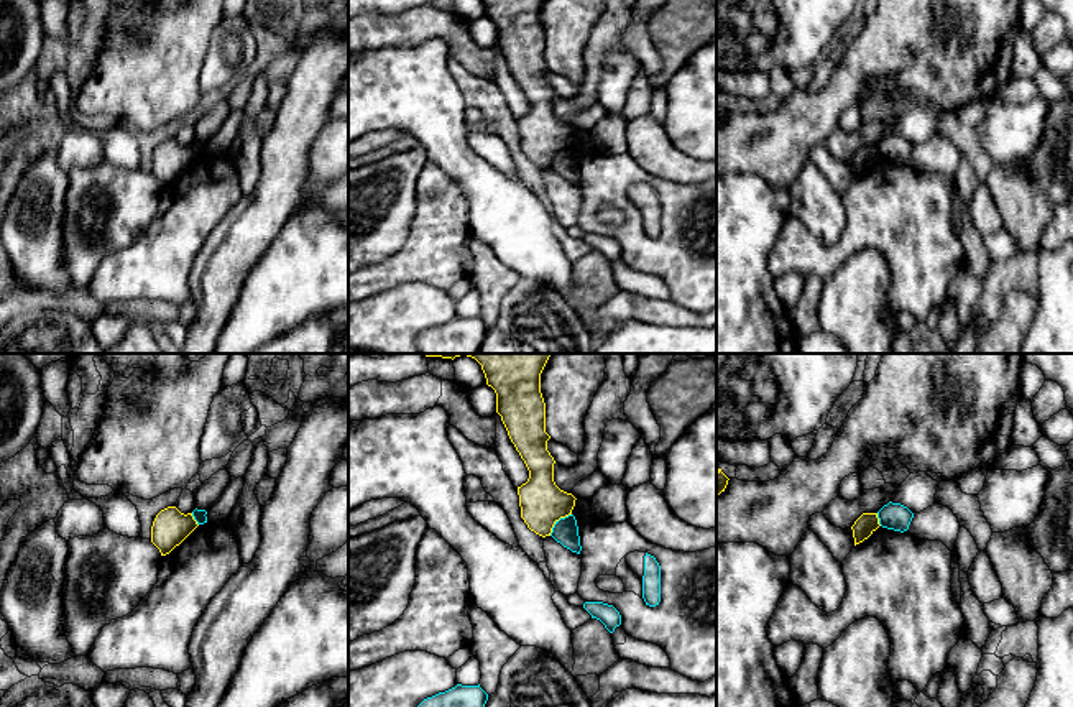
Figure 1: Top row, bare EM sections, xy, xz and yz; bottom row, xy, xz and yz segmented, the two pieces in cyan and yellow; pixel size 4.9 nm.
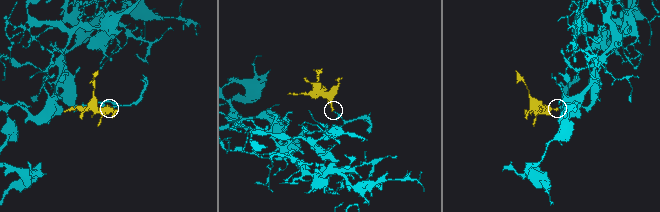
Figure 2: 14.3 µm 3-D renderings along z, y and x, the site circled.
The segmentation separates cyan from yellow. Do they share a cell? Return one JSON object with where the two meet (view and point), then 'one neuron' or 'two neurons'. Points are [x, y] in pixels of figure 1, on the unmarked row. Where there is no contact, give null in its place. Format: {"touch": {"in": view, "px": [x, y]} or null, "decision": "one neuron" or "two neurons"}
{"touch": {"in": "xz", "px": [557, 153]}, "decision": "two neurons"}

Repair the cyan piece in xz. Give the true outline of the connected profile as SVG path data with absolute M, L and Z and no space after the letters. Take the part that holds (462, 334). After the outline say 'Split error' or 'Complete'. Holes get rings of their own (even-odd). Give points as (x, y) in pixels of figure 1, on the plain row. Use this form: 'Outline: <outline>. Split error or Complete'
Outline: M462 317L424 330L417 337L421 354L478 354L488 326L478 317Z. Complete

